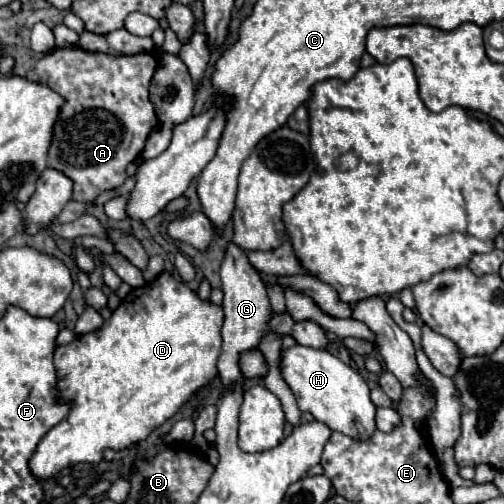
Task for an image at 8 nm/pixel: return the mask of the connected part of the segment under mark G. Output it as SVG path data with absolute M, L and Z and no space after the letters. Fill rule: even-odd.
M228 243L226 255L220 267L222 277L222 291L224 291L224 325L222 325L222 355L218 359L218 371L224 385L242 381L240 367L238 367L238 355L246 349L256 347L262 341L262 333L266 331L266 323L270 319L270 301L266 295L266 287L260 279L260 273L250 267L250 261L246 259L246 251L240 249L236 243Z

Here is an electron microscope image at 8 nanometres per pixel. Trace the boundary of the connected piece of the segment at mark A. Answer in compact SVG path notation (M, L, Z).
M72 47L54 49L26 75L32 81L50 85L56 93L66 85L62 91L66 103L54 125L48 161L50 167L74 181L74 201L94 201L104 189L126 181L128 163L140 155L150 131L158 125L154 105L148 97L156 67L158 59L154 53L104 55Z

